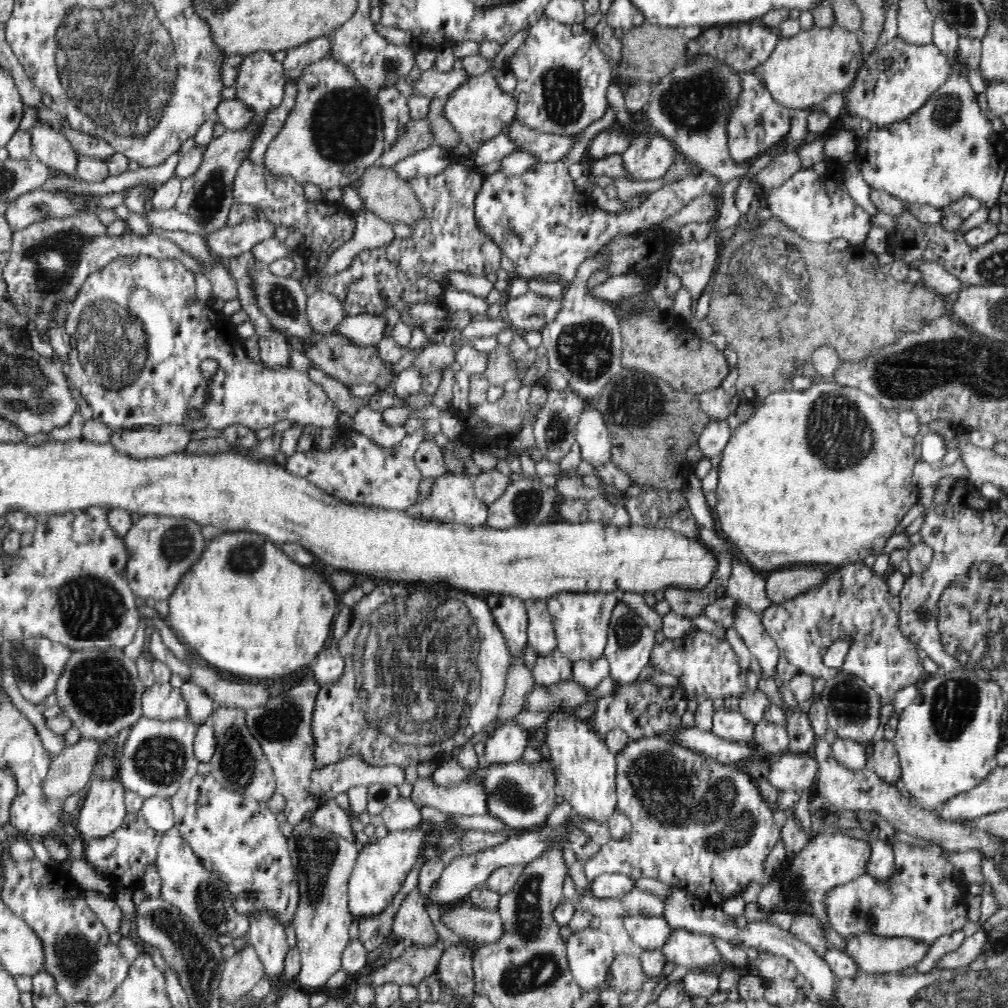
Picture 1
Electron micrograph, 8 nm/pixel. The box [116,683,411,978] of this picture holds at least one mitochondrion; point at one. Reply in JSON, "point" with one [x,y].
{"point":[160,760]}

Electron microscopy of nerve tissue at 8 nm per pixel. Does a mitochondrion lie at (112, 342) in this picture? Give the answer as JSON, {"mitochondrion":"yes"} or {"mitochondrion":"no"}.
{"mitochondrion":"yes"}

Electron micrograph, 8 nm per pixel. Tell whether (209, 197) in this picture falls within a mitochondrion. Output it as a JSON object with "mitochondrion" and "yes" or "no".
{"mitochondrion":"yes"}

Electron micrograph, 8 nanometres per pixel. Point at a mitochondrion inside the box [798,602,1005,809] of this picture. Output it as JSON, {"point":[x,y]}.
{"point":[952,708]}

